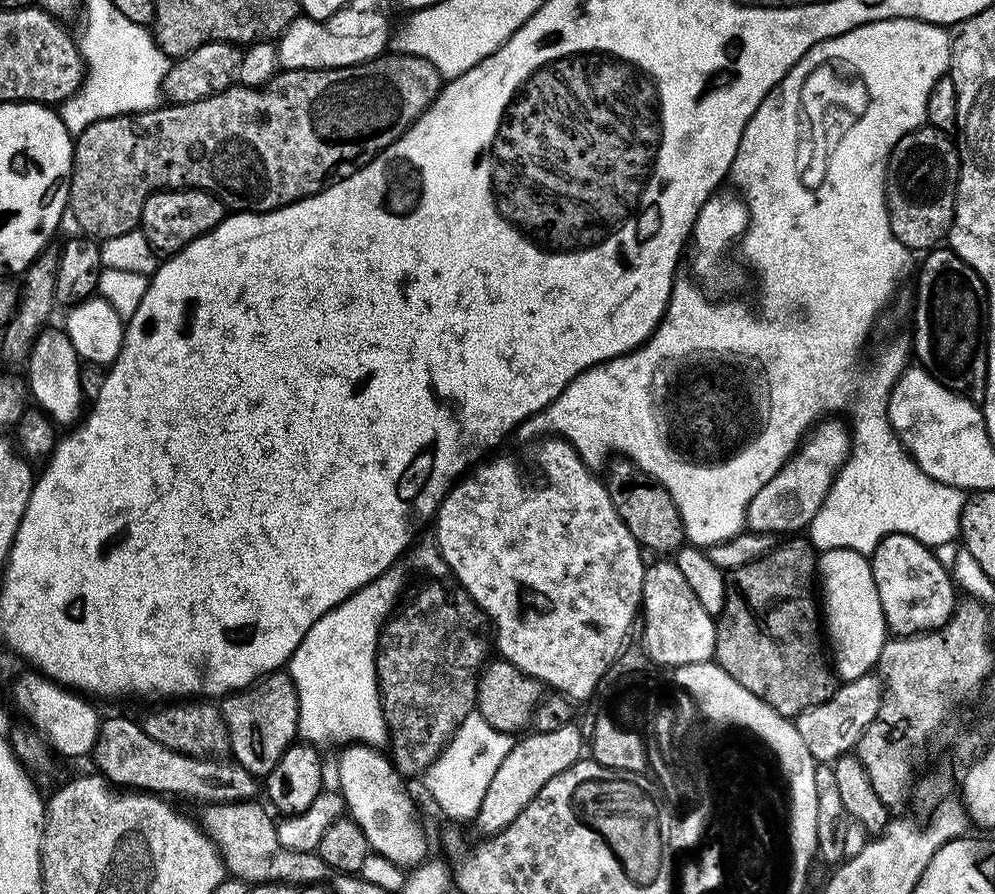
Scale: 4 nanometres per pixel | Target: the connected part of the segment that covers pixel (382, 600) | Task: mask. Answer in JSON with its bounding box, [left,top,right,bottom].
[286,566,404,746]

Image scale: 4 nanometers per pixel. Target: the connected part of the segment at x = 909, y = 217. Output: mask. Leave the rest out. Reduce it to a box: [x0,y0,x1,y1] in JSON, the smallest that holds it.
[884,126,960,250]

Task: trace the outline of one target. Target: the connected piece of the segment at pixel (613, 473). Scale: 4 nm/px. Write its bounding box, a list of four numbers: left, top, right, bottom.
[606,458,685,554]

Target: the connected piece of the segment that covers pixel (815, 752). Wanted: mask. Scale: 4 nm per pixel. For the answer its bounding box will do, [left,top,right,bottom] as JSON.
[794,674,884,764]

